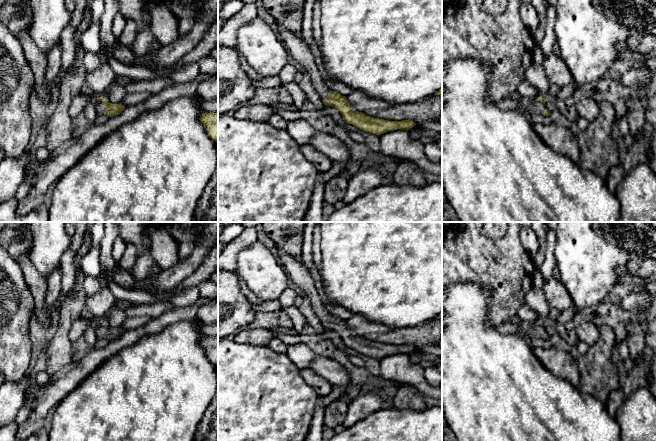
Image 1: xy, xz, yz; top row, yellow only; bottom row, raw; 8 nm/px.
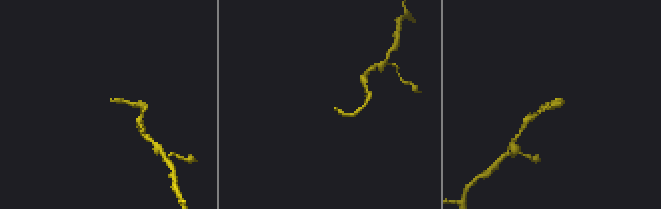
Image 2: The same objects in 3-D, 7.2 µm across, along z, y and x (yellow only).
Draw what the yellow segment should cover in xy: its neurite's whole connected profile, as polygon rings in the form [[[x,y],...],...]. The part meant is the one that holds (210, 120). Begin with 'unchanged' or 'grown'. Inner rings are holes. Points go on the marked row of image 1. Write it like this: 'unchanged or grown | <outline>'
unchanged | [[[202,113],[199,120],[205,126],[208,135],[218,143],[218,113]]]

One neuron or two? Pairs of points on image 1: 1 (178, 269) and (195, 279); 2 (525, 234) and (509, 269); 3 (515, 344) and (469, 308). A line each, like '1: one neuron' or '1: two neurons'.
1: two neurons
2: two neurons
3: one neuron

